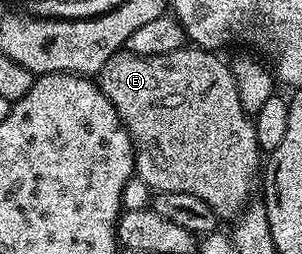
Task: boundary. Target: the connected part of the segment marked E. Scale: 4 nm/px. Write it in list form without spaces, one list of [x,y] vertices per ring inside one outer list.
[[[183,46],[172,50],[168,54],[156,54],[155,56],[141,56],[129,50],[123,50],[112,54],[108,62],[104,62],[102,71],[97,77],[96,83],[102,92],[112,102],[116,114],[120,114],[123,126],[130,131],[134,140],[134,170],[137,179],[143,180],[154,192],[175,192],[176,194],[192,194],[192,198],[200,198],[200,202],[207,204],[210,209],[223,221],[230,222],[242,215],[246,205],[251,203],[254,192],[254,179],[259,179],[260,165],[264,160],[264,153],[256,142],[256,130],[251,113],[244,110],[240,102],[240,90],[236,86],[234,69],[229,63],[218,57],[219,53],[197,46]]]

